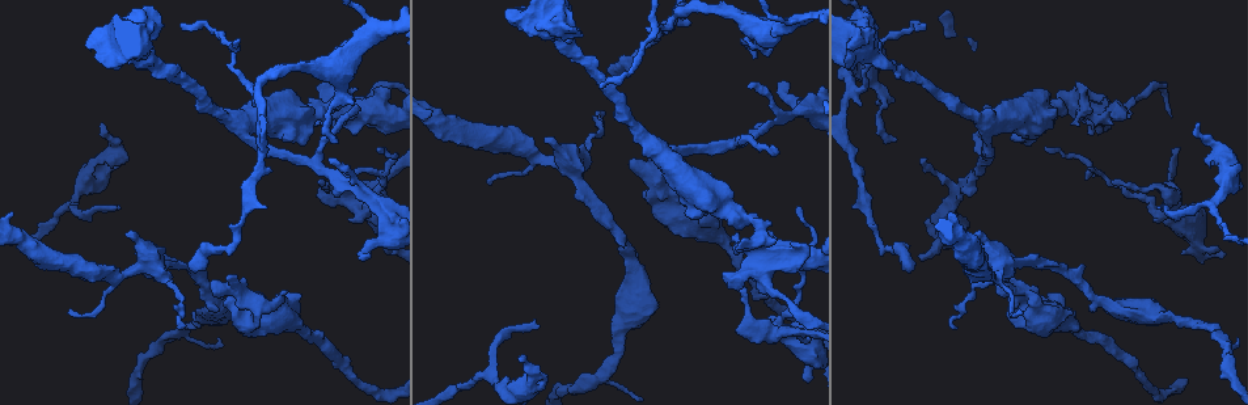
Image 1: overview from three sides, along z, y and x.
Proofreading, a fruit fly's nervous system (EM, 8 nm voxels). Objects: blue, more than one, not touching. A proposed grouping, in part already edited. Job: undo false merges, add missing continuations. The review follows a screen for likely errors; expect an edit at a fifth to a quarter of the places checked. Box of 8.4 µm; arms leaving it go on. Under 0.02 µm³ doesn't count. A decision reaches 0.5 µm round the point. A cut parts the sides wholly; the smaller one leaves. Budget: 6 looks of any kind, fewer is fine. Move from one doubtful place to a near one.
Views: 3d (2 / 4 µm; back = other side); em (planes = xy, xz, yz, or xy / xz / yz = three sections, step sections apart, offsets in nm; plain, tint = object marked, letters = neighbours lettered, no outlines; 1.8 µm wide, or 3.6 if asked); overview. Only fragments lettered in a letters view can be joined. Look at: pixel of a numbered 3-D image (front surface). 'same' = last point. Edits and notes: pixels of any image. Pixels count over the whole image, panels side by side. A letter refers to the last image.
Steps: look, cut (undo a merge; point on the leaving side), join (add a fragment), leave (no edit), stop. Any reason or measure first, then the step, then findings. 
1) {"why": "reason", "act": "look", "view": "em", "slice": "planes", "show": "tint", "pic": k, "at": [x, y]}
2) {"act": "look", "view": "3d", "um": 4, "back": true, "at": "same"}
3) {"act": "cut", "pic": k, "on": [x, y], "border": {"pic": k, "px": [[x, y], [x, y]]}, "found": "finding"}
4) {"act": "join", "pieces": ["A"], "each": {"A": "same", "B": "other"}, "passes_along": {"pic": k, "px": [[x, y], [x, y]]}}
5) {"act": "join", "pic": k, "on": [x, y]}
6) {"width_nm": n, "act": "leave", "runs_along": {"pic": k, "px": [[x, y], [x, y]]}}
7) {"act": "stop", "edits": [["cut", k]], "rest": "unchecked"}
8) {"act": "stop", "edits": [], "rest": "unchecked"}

{"why": "long arm stops here", "act": "look", "view": "em", "um": 3.6, "slice": "planes", "show": "letters", "pic": 1, "at": [612, 72]}

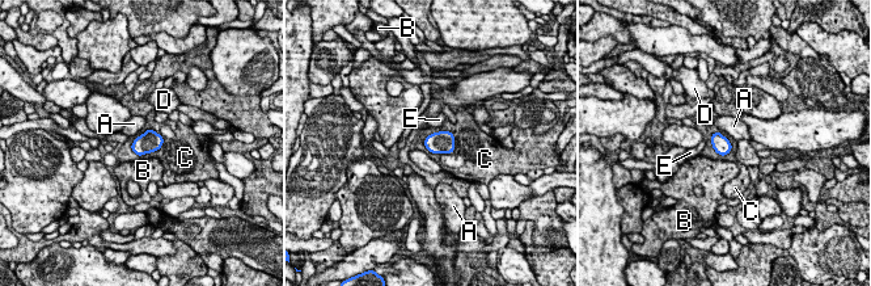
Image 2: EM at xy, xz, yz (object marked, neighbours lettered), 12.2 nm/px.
{"act": "leave", "each": {"A": "other", "B": "other", "C": "other", "D": "other", "E": "other"}, "border": {"pic": 2, "px": [[455, 135], [434, 131], [423, 146]]}, "found": "none of them fits"}

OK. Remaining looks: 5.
{"why": "free end", "act": "look", "view": "em", "slice": "planes", "show": "letters", "pic": 1, "at": [537, 326]}

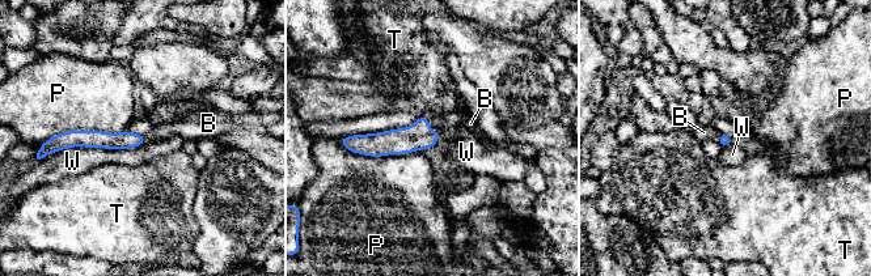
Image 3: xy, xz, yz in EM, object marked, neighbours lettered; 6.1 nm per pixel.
{"act": "join", "pieces": ["B"], "each": {"B": "same", "P": "other", "T": "other", "W": "other"}, "passes_along": {"pic": 3, "px": [[418, 136], [438, 134], [470, 123]]}, "found": "it goes on there"}

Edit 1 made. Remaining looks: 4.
{"why": "branch stops here", "act": "look", "view": "em", "slice": "planes", "show": "plain", "pic": 1, "at": [520, 359]}

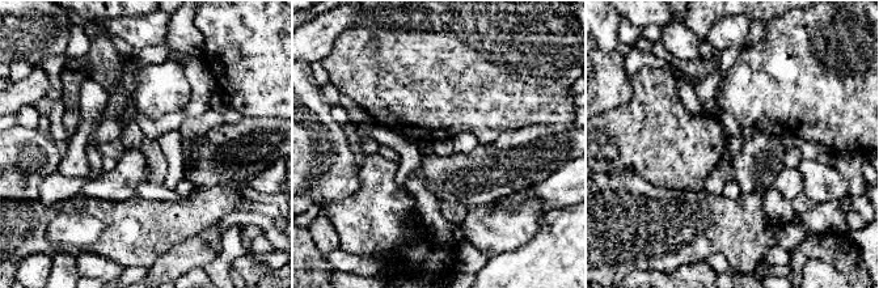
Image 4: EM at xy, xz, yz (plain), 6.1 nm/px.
{"act": "look", "view": "em", "slice": "planes", "show": "tint", "at": "same"}

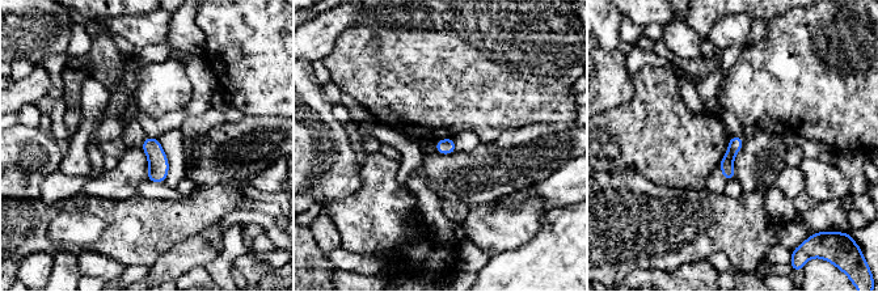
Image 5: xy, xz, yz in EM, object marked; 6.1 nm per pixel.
{"why": "what lies round it", "act": "look", "view": "em", "slice": "planes", "show": "letters", "at": "same"}

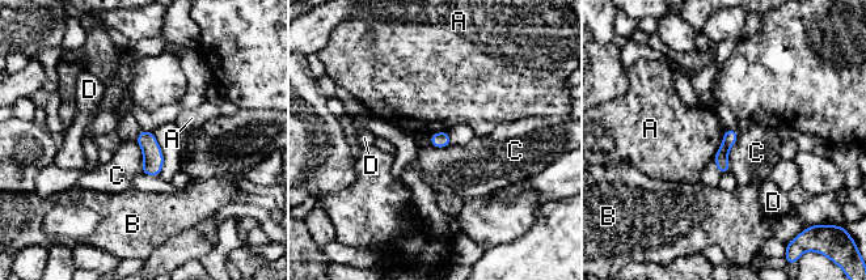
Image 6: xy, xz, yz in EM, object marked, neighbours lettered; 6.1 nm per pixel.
{"act": "leave", "each": {"A": "other", "B": "other", "C": "other", "D": "other"}, "border": {"pic": 6, "px": [[725, 130], [722, 143], [713, 157]]}, "found": "no lettered fragment goes on from it"}

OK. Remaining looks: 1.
{"act": "stop", "edits": [["join", 3]], "rest": "unchecked"}

